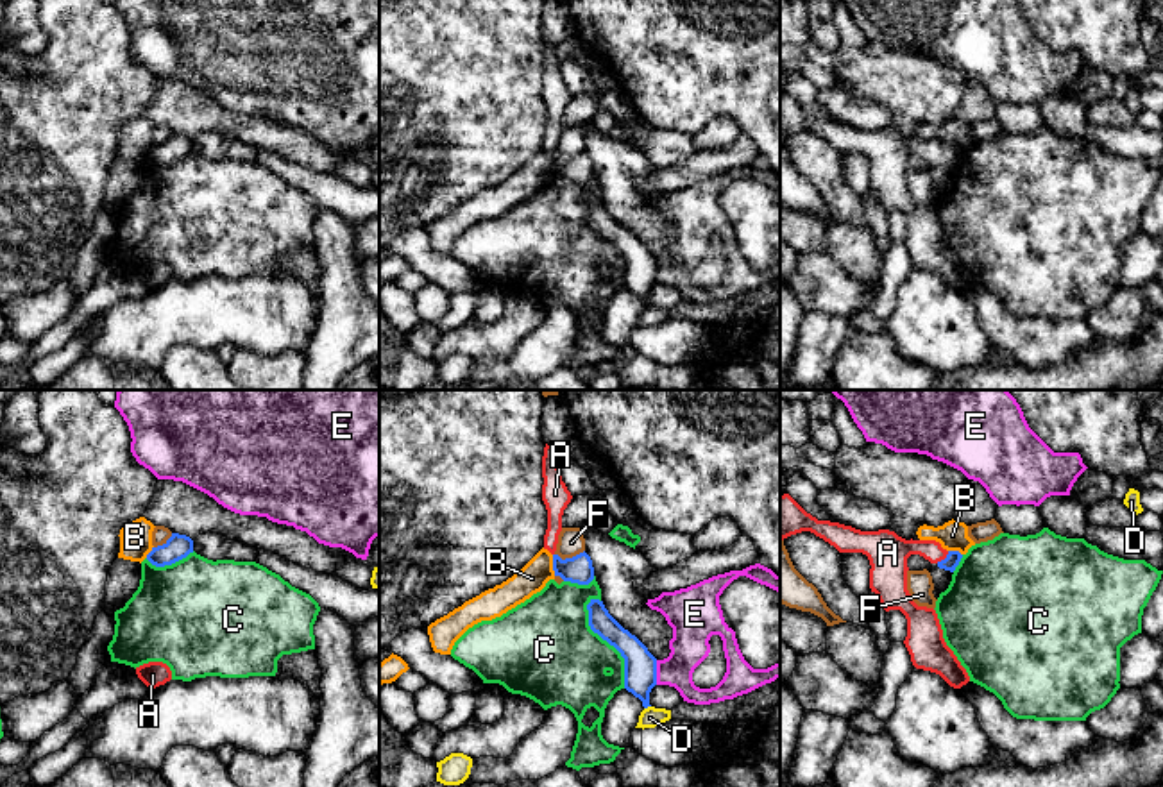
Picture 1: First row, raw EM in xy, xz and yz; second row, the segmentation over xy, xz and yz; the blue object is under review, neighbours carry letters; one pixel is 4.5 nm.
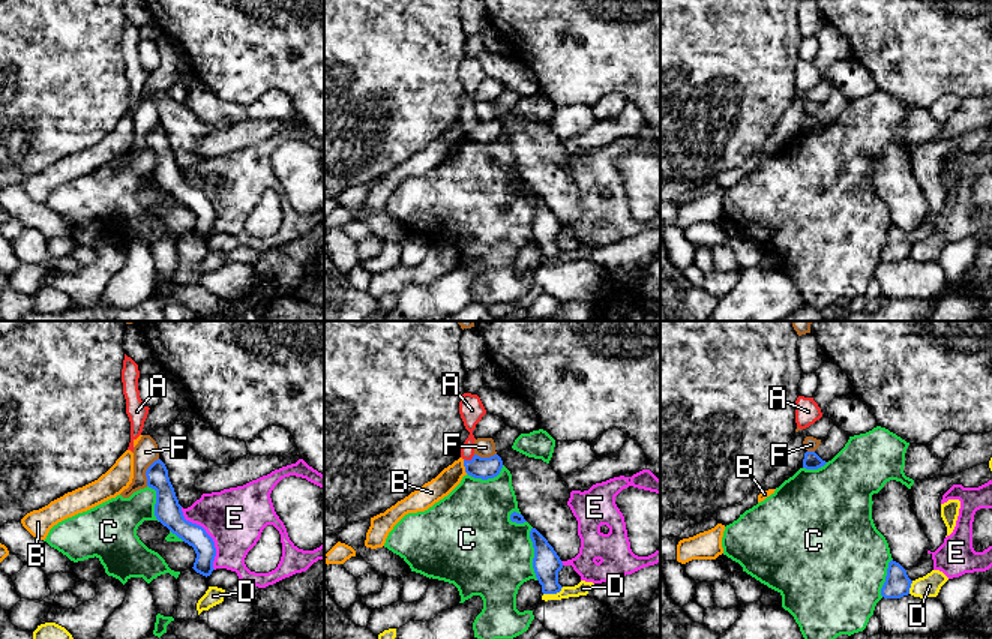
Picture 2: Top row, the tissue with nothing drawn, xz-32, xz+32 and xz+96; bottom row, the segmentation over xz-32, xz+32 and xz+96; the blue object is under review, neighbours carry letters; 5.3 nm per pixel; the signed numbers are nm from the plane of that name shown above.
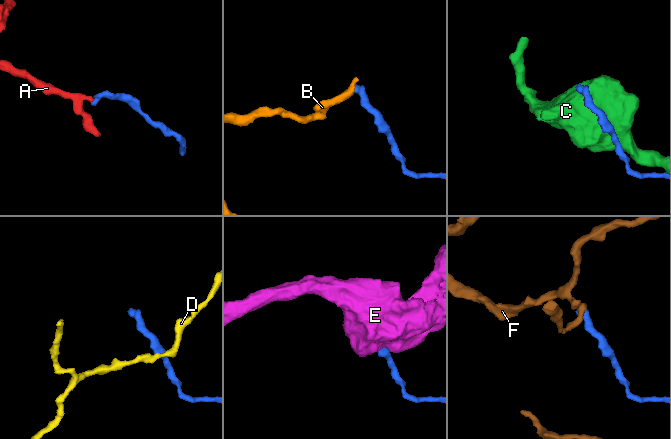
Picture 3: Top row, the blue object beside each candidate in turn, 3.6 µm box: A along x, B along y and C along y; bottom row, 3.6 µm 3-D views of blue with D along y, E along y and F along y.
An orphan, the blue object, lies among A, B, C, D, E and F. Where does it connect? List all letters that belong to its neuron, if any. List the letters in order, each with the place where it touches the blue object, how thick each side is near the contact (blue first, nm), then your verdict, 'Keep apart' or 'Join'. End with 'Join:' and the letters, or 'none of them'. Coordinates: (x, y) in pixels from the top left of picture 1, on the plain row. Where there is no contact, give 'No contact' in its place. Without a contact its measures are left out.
A: Touches blue at yz (945, 158). Thickness 70 nm (blue) against 170 nm. Join
B: Touches blue at xz (553, 165). Thickness 130 nm (blue) against 140 nm. Keep apart
C: Touches blue at xz (607, 240). Thickness 140 nm (blue) against 420 nm. Keep apart
D: Touches blue at xz (646, 306). Thickness 140 nm (blue) against 90 nm. Keep apart
E: Touches blue at xz (655, 272). Thickness 140 nm (blue) against 180 nm. Keep apart
F: Touches blue at xz (569, 158). Thickness 130 nm (blue) against 120 nm. Keep apart
Join: A

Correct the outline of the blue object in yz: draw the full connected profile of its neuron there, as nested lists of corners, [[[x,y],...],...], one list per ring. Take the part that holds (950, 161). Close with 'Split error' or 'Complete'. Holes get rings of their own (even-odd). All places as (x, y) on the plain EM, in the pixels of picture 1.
[[[789,93],[780,95],[780,140],[811,131],[839,152],[862,152],[870,159],[870,188],[886,211],[900,209],[907,218],[904,240],[916,268],[939,274],[950,286],[970,281],[966,268],[943,238],[934,207],[918,206],[907,190],[907,157],[920,154],[939,168],[954,172],[963,154],[947,150],[936,140],[905,140],[895,131],[861,131],[830,120],[818,120]]]. Split error

